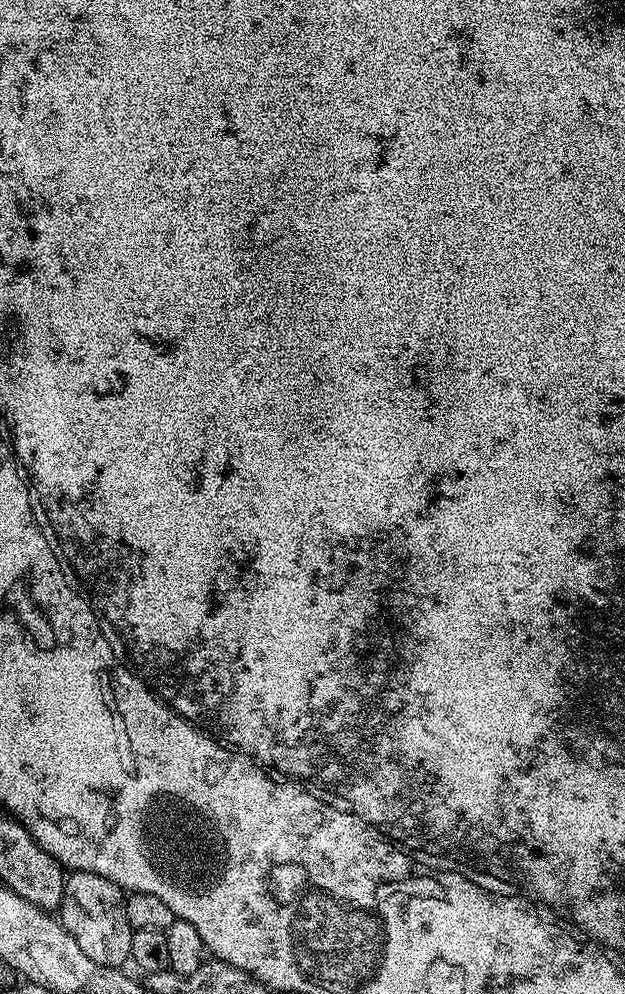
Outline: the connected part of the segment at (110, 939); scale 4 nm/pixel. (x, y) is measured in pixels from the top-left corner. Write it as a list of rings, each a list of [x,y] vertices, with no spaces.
[[[72,872],[64,881],[64,897],[58,909],[60,925],[89,958],[107,968],[120,968],[129,963],[130,942],[134,929],[126,922],[125,891],[110,878],[93,872]]]

